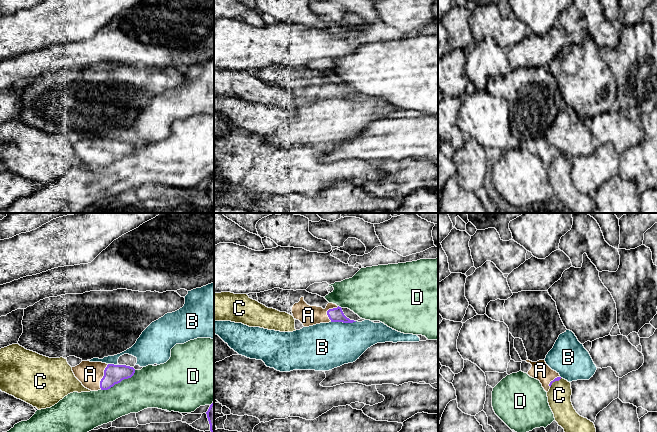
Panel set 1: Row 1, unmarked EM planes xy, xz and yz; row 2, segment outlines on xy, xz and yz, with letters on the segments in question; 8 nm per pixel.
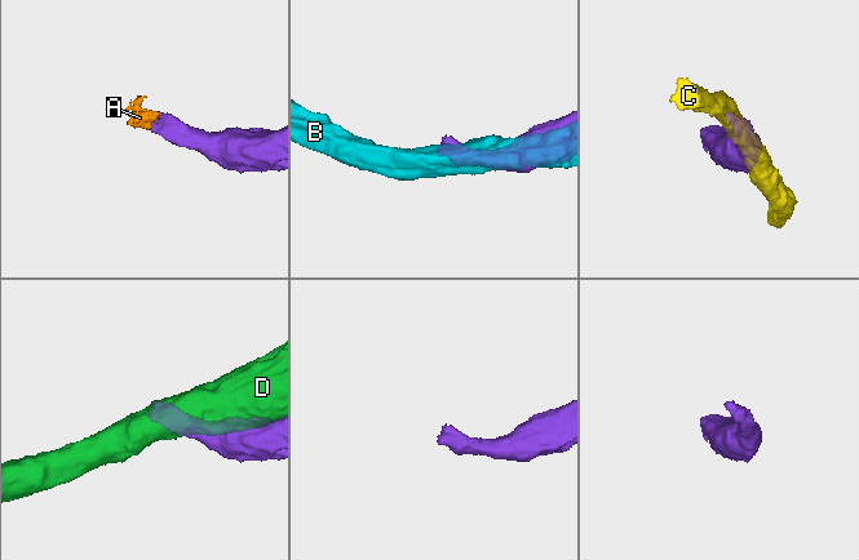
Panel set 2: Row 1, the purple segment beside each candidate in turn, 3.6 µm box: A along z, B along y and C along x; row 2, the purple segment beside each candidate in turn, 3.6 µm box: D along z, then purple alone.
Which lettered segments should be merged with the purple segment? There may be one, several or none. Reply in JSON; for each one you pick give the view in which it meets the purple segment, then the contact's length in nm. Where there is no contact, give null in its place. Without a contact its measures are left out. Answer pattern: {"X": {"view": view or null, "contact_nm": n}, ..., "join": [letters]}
{"A": {"view": "xy", "contact_nm": 220}, "join": ["A"]}

